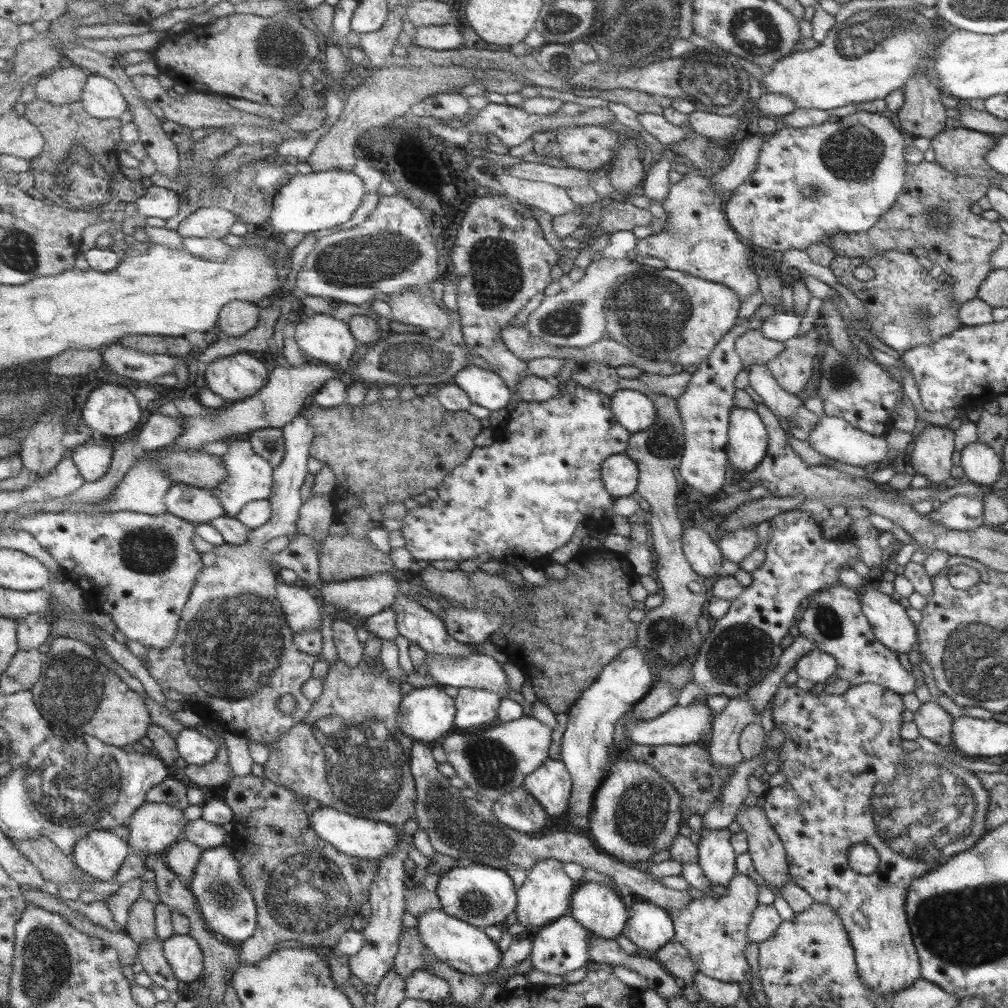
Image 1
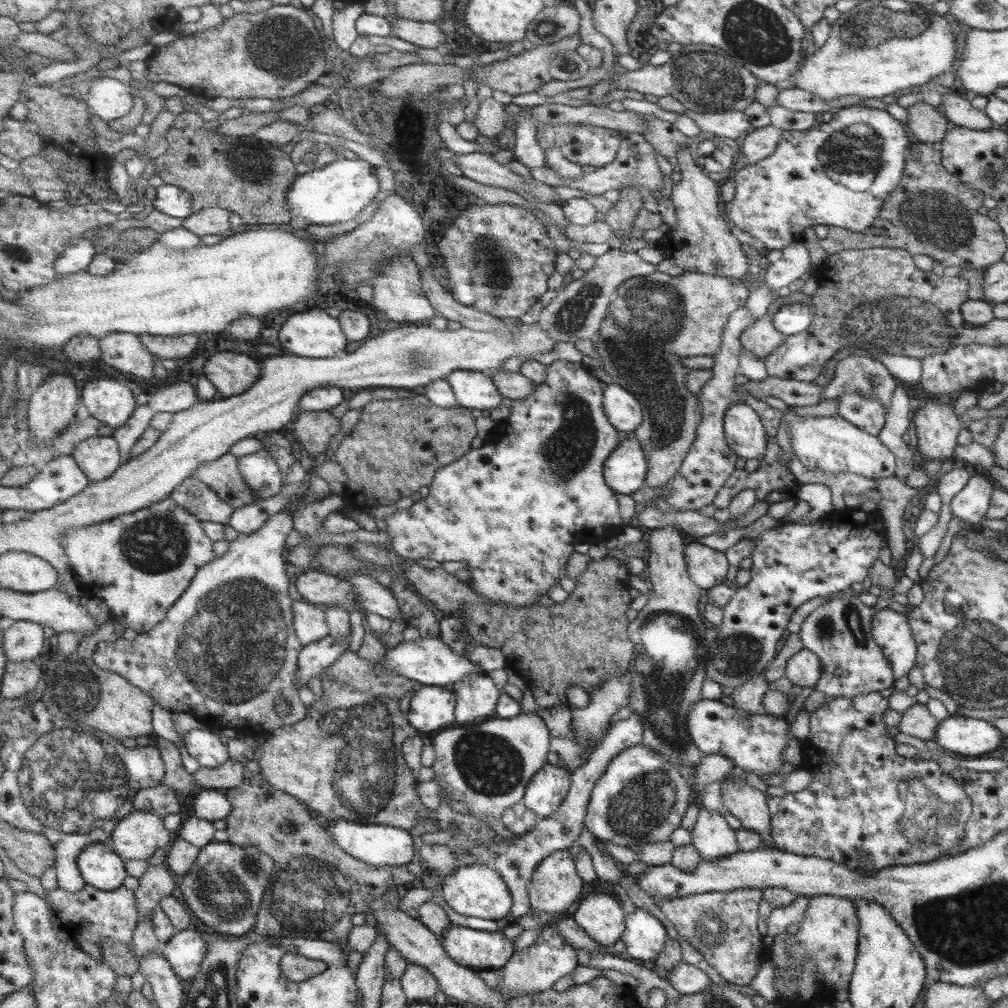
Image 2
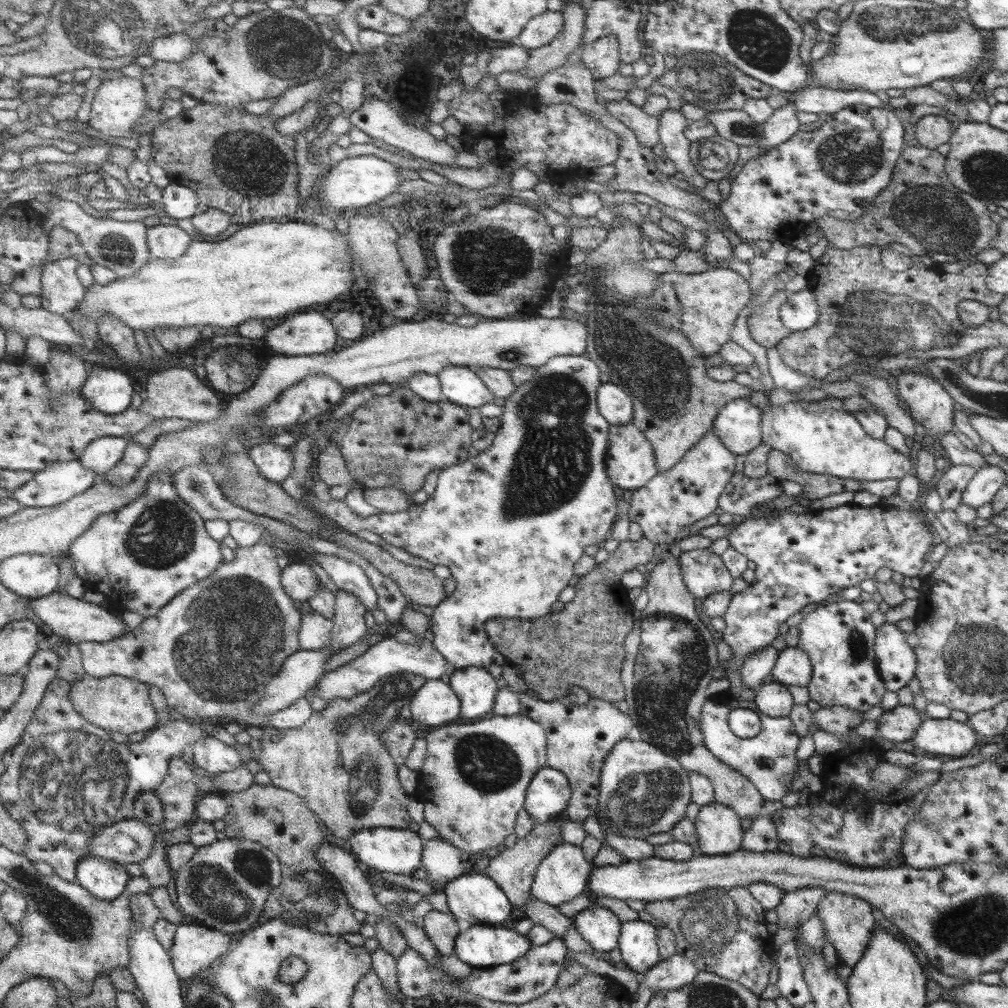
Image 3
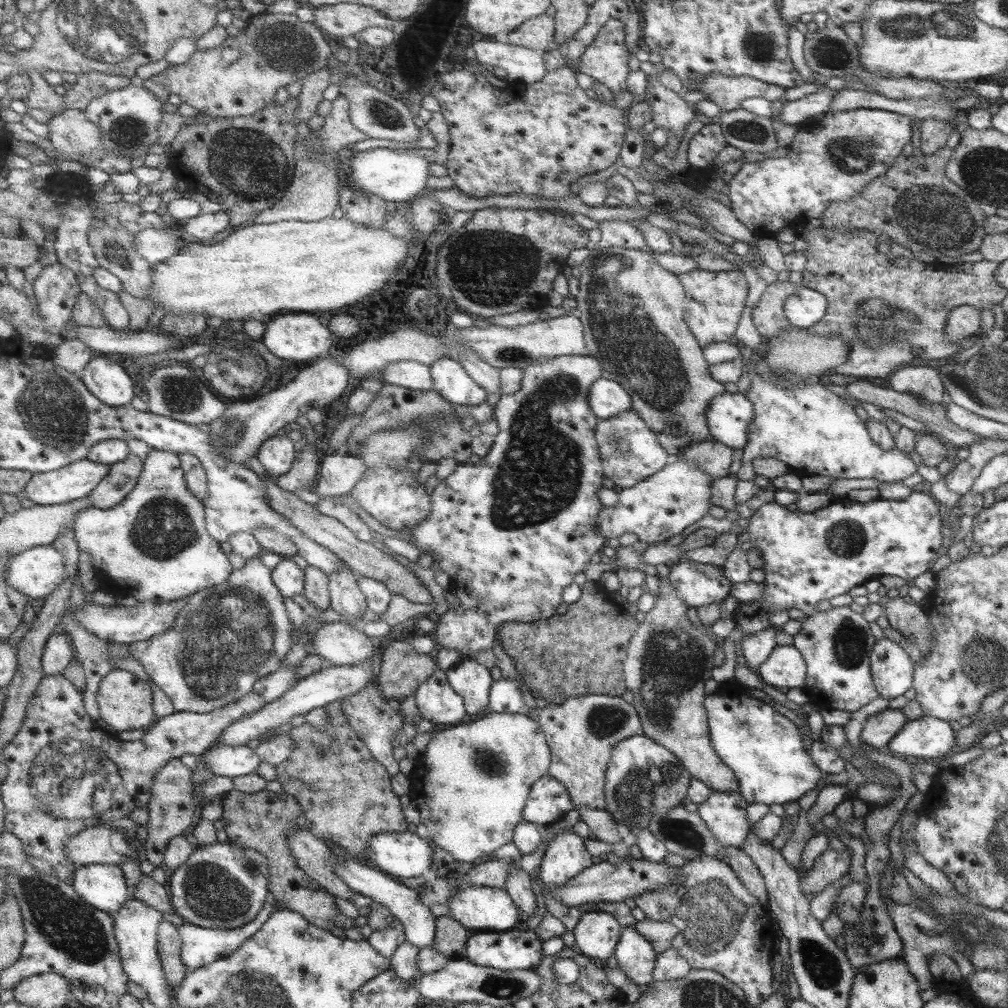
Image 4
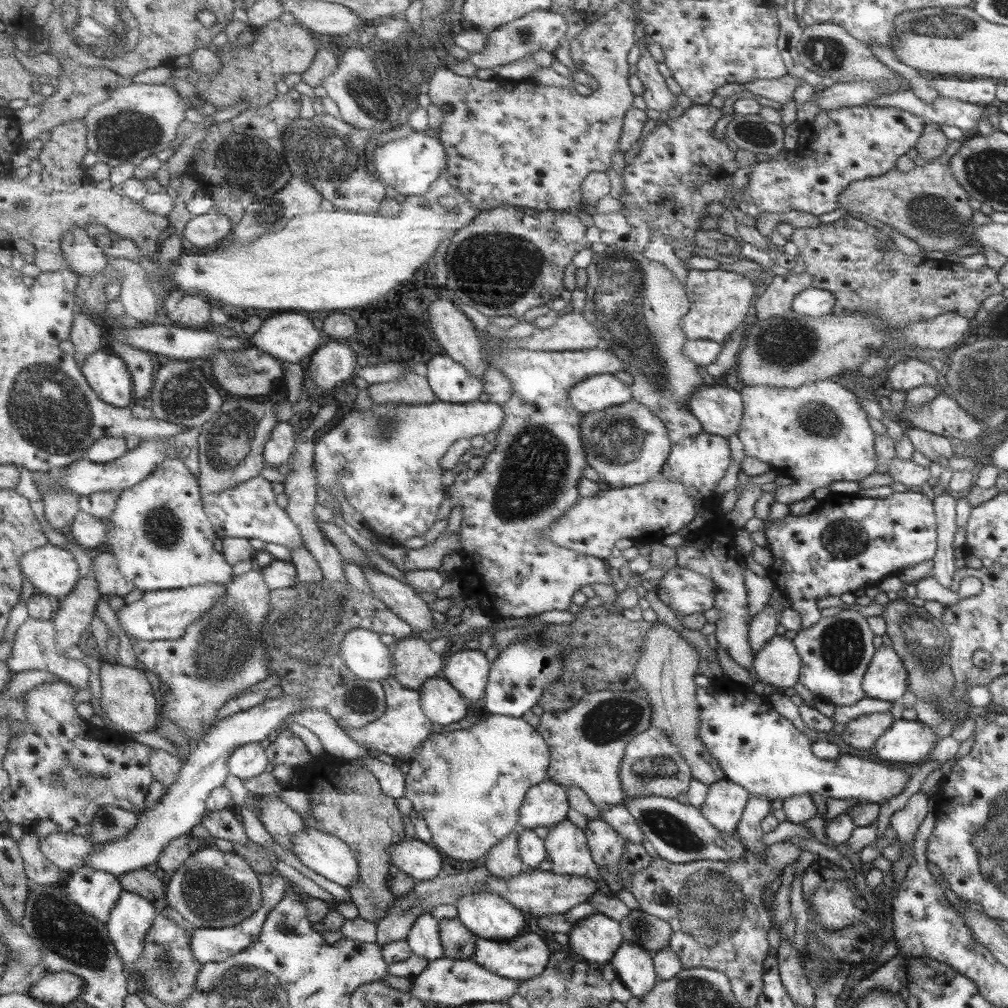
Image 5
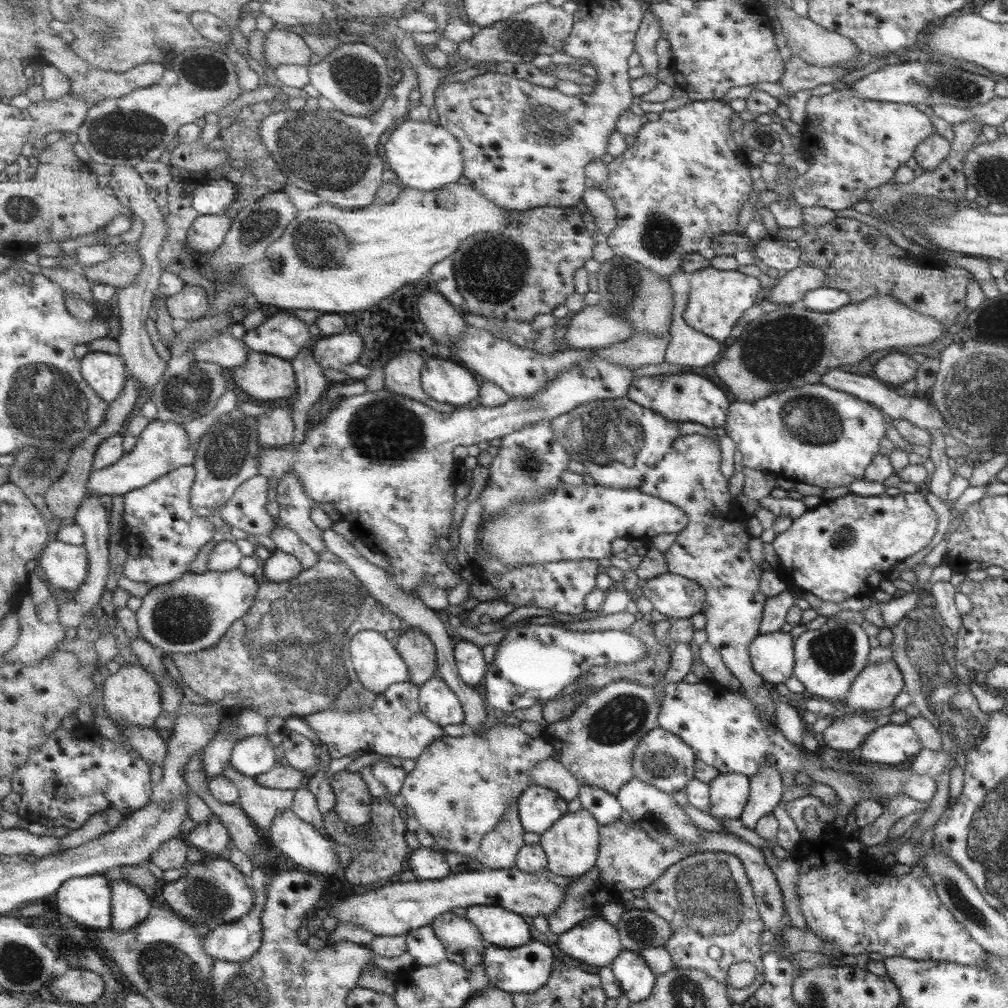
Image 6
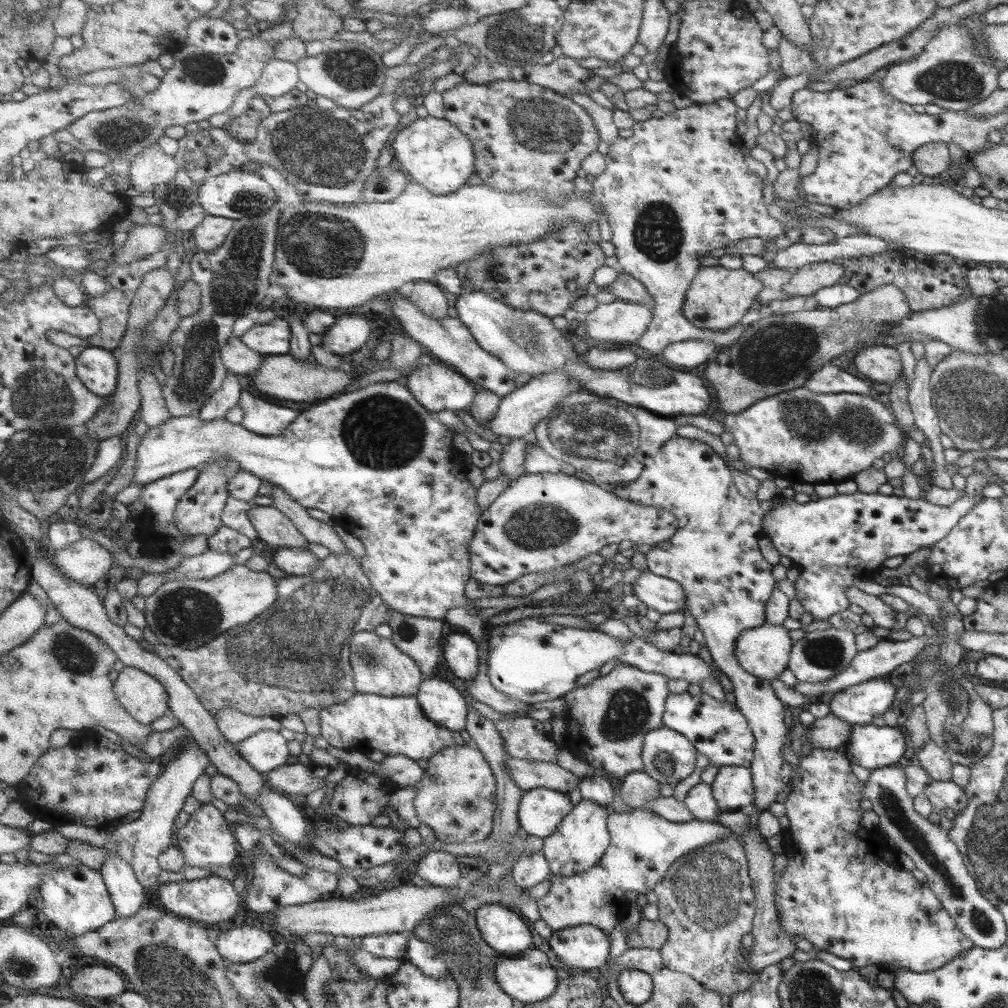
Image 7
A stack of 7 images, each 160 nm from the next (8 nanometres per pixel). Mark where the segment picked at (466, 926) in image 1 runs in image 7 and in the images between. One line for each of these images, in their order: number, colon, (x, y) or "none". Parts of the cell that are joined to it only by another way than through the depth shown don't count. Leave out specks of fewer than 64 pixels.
2: (480, 950)
3: (483, 946)
4: (517, 949)
5: (527, 957)
6: (528, 969)
7: (529, 977)

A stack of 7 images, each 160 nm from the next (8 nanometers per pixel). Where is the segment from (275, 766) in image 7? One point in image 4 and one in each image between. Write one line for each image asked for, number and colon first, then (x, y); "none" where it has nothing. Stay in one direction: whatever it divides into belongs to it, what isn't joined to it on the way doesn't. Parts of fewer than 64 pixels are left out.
4: (234, 761)
5: (252, 760)
6: (256, 755)

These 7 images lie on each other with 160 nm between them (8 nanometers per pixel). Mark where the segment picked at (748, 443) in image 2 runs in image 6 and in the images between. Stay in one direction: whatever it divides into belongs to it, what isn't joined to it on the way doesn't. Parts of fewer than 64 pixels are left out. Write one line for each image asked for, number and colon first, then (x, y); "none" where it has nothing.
3: (738, 425)
4: (730, 416)
5: (721, 410)
6: (687, 397)

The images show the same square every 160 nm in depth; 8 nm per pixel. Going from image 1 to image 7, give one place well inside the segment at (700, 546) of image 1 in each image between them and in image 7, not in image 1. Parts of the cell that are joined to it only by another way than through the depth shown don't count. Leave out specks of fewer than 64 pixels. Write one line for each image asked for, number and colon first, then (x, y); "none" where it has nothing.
2: (708, 567)
3: (705, 573)
4: (699, 584)
5: (686, 591)
6: (674, 596)
7: (666, 595)

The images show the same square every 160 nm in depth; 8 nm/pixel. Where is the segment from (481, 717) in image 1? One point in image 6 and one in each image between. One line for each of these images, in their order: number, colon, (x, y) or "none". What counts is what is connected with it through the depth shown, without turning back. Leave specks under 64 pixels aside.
2: (479, 696)
3: (478, 689)
4: (474, 681)
5: (469, 670)
6: (474, 667)

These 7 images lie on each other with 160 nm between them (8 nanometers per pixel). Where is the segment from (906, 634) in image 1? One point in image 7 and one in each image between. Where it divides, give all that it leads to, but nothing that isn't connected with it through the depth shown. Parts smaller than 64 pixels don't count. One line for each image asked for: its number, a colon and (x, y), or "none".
2: (891, 631)
3: (895, 660)
4: (891, 668)
5: (886, 679)
6: (873, 691)
7: (859, 704)

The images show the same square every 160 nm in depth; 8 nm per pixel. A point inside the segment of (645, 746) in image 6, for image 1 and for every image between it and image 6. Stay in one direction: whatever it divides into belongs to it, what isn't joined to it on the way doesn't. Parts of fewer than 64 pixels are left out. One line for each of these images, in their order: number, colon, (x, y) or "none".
1: (637, 812)
2: (640, 799)
3: (644, 791)
4: (645, 779)
5: (652, 766)

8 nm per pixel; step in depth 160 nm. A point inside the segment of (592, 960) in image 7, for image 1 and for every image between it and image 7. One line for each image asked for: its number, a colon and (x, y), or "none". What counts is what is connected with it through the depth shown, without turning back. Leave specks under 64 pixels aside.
1: (600, 909)
2: (601, 917)
3: (598, 926)
4: (596, 935)
5: (596, 938)
6: (594, 942)

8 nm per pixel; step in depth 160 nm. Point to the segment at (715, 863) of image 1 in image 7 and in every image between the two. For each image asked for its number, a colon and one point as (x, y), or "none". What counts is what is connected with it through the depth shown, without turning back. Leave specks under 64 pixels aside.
2: (712, 837)
3: (719, 829)
4: (725, 815)
5: (726, 800)
6: (729, 792)
7: (733, 788)

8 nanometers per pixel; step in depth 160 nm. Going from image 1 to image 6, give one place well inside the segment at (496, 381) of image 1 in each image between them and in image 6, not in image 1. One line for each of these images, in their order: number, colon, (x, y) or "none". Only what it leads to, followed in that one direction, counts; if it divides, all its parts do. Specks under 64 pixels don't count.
2: (474, 389)
3: (462, 385)
4: (453, 382)
5: (452, 382)
6: (445, 380)

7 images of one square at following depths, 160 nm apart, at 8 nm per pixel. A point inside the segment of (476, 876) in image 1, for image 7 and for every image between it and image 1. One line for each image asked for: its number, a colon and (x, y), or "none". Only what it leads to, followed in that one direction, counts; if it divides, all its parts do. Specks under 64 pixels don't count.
2: (478, 890)
3: (476, 897)
4: (482, 908)
5: (492, 917)
6: (501, 927)
7: (506, 931)

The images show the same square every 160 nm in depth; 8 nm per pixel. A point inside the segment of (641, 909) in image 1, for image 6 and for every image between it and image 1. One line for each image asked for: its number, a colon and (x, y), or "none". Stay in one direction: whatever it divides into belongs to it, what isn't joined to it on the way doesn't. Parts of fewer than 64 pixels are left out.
2: (645, 936)
3: (639, 948)
4: (637, 958)
5: (634, 965)
6: (634, 976)

